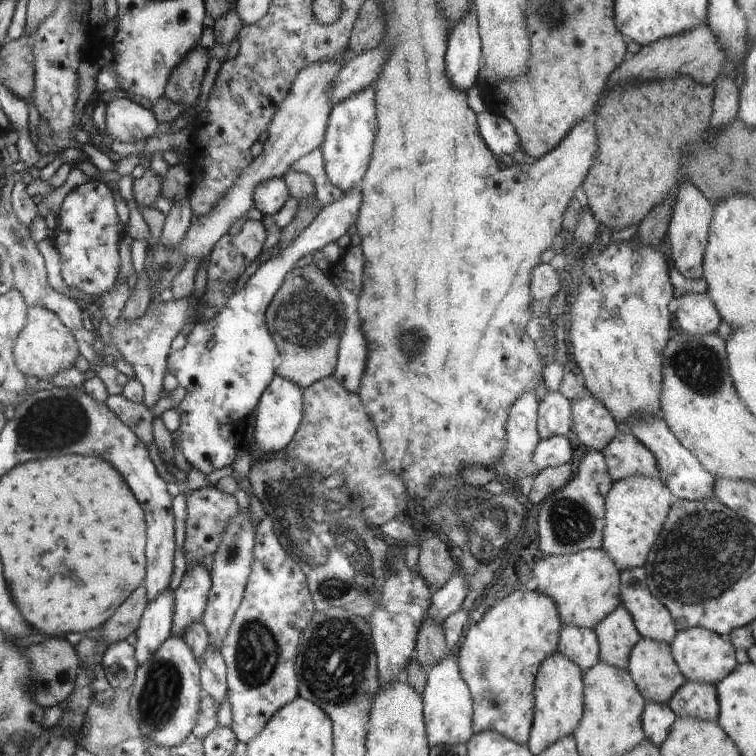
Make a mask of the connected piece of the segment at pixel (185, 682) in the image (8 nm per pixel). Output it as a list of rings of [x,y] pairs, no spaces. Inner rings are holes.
[[[169,636],[158,652],[138,667],[129,705],[140,737],[150,739],[160,748],[174,748],[190,736],[196,726],[202,698],[199,674],[199,662],[192,648],[176,636]]]

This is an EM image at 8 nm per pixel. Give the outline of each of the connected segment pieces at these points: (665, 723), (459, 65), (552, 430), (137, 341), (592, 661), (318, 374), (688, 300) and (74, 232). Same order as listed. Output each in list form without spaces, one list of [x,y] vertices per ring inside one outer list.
[[[647,702],[641,720],[645,739],[659,747],[666,740],[676,719],[668,703]]]
[[[471,8],[449,31],[447,40],[446,76],[454,88],[467,92],[471,86],[477,85],[482,64],[481,46],[478,20]]]
[[[547,391],[537,410],[539,438],[566,436],[573,428],[571,408],[572,403],[562,393]]]
[[[158,299],[157,303],[152,303],[146,314],[134,322],[119,318],[118,322],[110,329],[110,344],[122,354],[122,358],[132,365],[135,378],[143,386],[143,403],[146,408],[154,415],[154,406],[162,398],[160,393],[164,389],[162,382],[167,374],[166,366],[168,354],[171,353],[170,344],[180,334],[184,326],[188,326],[190,320],[201,320],[197,316],[197,305],[195,308],[190,306],[190,299],[170,300],[164,302]]]
[[[563,626],[559,632],[557,651],[586,672],[600,661],[598,639],[594,629]]]
[[[311,263],[298,266],[288,272],[282,286],[274,294],[274,298],[266,309],[265,322],[280,356],[280,367],[276,370],[276,375],[292,380],[304,390],[317,380],[334,374],[337,365],[338,342],[344,330],[344,306],[340,302],[340,295],[328,272],[321,271]]]
[[[707,293],[677,297],[676,318],[682,331],[690,336],[714,334],[722,322],[716,306]]]
[[[88,180],[86,184],[76,186],[65,194],[58,218],[58,234],[52,241],[60,254],[61,275],[66,286],[90,298],[110,292],[118,281],[118,244],[125,235],[110,187],[99,180]]]

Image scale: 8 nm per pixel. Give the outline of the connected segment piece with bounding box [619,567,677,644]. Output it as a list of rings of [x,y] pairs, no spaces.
[[[644,567],[619,571],[621,603],[632,616],[641,638],[671,644],[677,630],[666,606],[646,586]]]

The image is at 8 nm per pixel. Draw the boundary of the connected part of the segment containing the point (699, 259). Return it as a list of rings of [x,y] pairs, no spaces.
[[[683,182],[678,187],[678,196],[673,206],[671,224],[667,230],[668,240],[672,249],[672,260],[674,268],[685,276],[688,280],[698,280],[702,278],[704,264],[704,254],[710,232],[712,215],[715,213],[714,206],[706,200],[700,189],[692,182]]]

